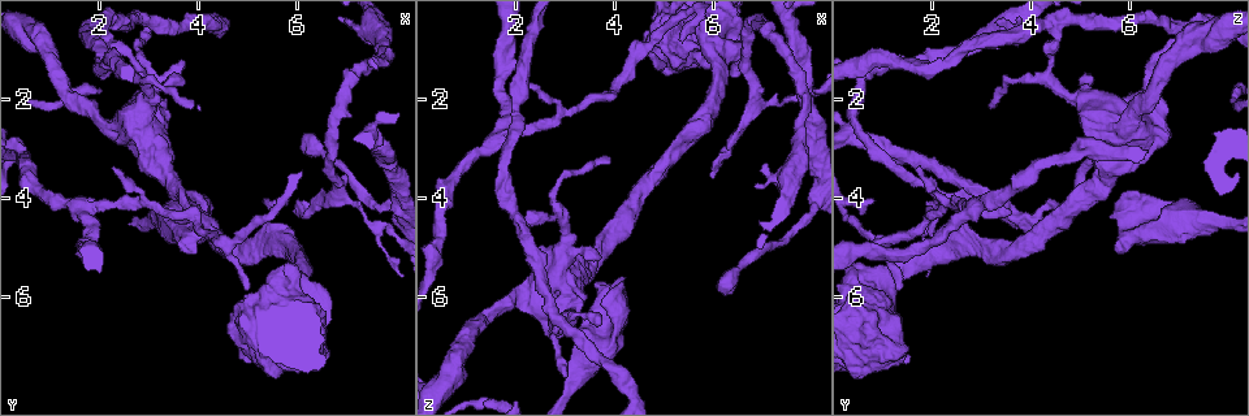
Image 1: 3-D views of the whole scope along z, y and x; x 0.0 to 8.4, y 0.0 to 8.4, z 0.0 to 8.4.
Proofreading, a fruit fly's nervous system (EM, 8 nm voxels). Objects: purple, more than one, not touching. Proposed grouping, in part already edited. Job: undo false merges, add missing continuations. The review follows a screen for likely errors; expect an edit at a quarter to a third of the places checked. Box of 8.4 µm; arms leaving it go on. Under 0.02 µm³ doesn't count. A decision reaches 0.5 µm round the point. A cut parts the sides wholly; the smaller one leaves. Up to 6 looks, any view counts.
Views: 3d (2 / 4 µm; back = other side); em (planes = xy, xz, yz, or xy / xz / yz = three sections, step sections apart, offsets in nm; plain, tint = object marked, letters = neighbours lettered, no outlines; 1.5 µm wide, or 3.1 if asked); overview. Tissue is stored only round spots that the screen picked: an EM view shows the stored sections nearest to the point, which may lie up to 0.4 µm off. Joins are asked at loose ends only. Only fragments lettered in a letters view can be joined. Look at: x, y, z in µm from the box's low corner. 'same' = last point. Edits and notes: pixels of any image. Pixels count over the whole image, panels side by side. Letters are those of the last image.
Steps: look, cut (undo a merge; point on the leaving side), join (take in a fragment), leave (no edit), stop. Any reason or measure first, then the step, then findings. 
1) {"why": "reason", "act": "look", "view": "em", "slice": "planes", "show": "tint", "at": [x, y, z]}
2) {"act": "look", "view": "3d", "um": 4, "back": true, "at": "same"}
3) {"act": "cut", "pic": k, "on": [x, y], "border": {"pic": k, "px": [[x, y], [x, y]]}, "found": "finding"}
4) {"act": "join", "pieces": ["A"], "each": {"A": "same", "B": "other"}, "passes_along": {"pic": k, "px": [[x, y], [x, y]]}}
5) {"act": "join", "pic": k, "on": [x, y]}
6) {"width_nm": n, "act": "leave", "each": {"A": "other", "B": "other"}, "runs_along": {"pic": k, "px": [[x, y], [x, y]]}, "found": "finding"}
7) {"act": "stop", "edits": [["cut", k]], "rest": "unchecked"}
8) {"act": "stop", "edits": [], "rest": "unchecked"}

{"why": "narrows sharply", "act": "look", "view": "3d", "um": 4, "at": [2.10, 0.65, 4.45]}

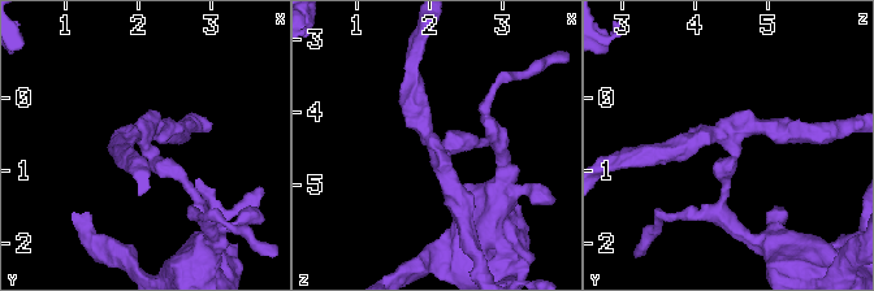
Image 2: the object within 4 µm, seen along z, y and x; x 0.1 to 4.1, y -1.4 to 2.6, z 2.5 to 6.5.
{"arms": 3, "why": "shape alone is not enough", "act": "look", "view": "em", "slice": "planes", "show": "letters", "at": [2.10, 0.65, 4.45]}

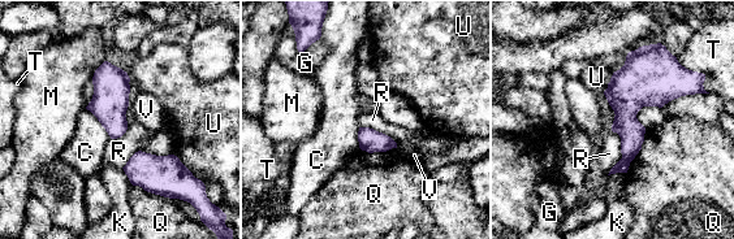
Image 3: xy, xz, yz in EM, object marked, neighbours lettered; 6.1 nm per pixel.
{"act": "cut", "pic": 3, "on": [631, 131], "each": {"C": "other", "G": "other", "K": "other", "M": "other", "Q": "other", "R": "other", "T": "other", "U": "other", "V": "other"}, "found": "two neurons meet here"}

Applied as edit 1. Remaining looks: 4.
{"why": "free end", "act": "look", "view": "3d", "um": 2, "at": [6.20, 2.70, 5.75]}

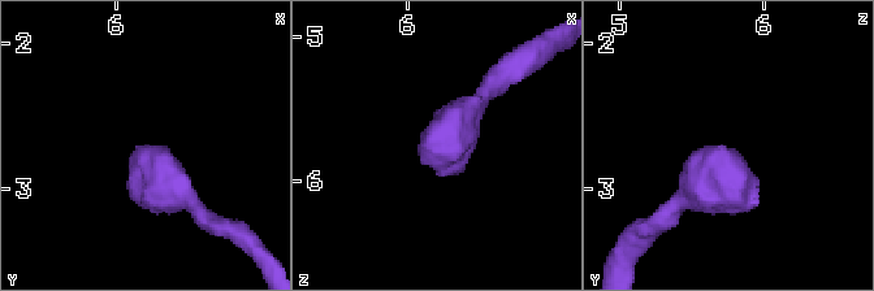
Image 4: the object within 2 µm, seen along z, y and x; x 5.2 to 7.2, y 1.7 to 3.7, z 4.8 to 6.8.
{"why": "shape alone is not enough", "act": "look", "view": "em", "slice": "planes", "show": "letters", "at": [6.16, 2.74, 5.78]}

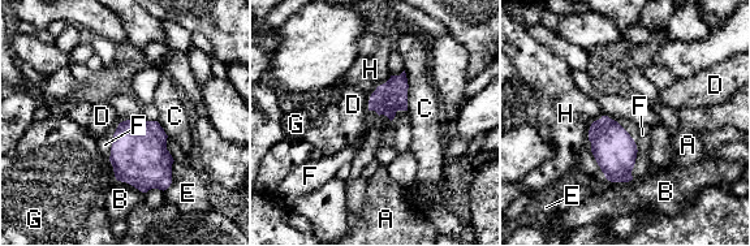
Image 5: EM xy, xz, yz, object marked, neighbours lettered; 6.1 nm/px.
{"width_nm": 200, "act": "join", "pieces": ["F"], "each": {"A": "other", "B": "other", "C": "other", "D": "other", "E": "other", "F": "same", "G": "other", "H": "other"}, "found": "it goes on there"}

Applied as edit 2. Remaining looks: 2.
{"act": "stop", "edits": [["cut", 3], ["join", 5]], "rest": "unchecked"}

